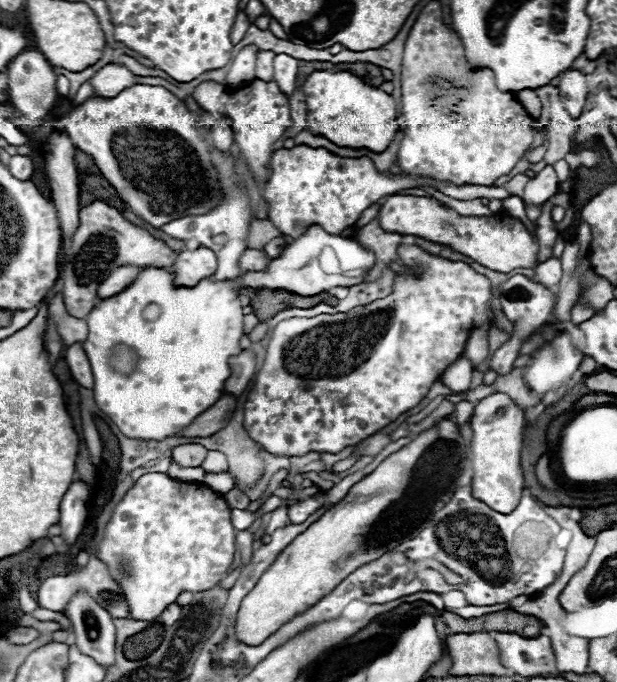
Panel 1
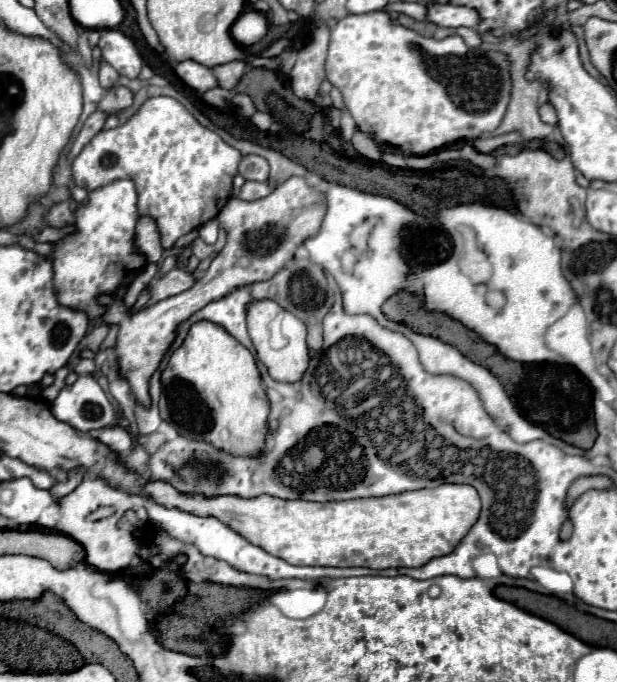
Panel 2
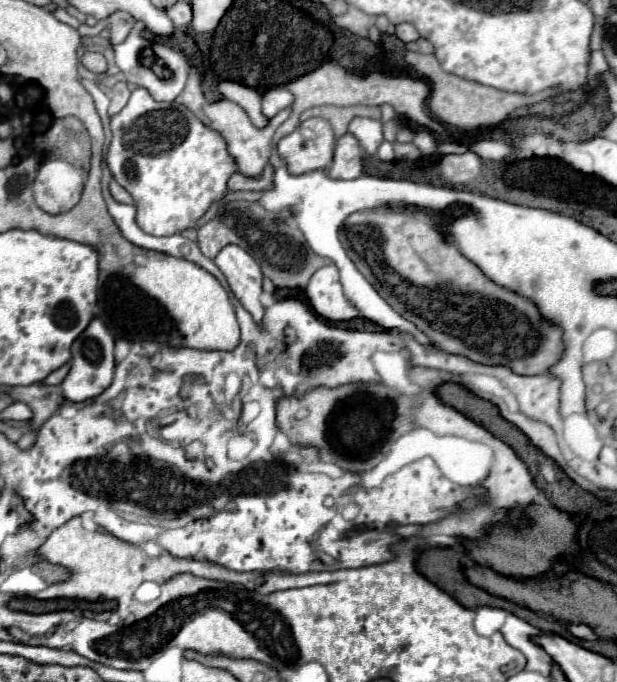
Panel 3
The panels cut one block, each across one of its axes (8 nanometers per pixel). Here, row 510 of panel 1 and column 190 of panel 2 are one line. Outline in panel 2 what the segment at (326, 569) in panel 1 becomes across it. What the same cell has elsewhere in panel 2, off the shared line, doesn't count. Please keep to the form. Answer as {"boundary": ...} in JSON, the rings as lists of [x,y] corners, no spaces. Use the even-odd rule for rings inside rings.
{"boundary":[[[200,320],[190,326],[182,346],[170,354],[168,366],[162,372],[162,392],[164,392],[162,402],[166,404],[170,412],[168,420],[180,426],[176,428],[180,434],[188,438],[212,442],[216,448],[226,450],[230,454],[240,454],[240,456],[254,456],[264,450],[264,438],[268,432],[266,420],[268,420],[270,404],[268,404],[264,386],[260,382],[256,360],[222,326],[214,322],[206,322],[206,320]]]}

